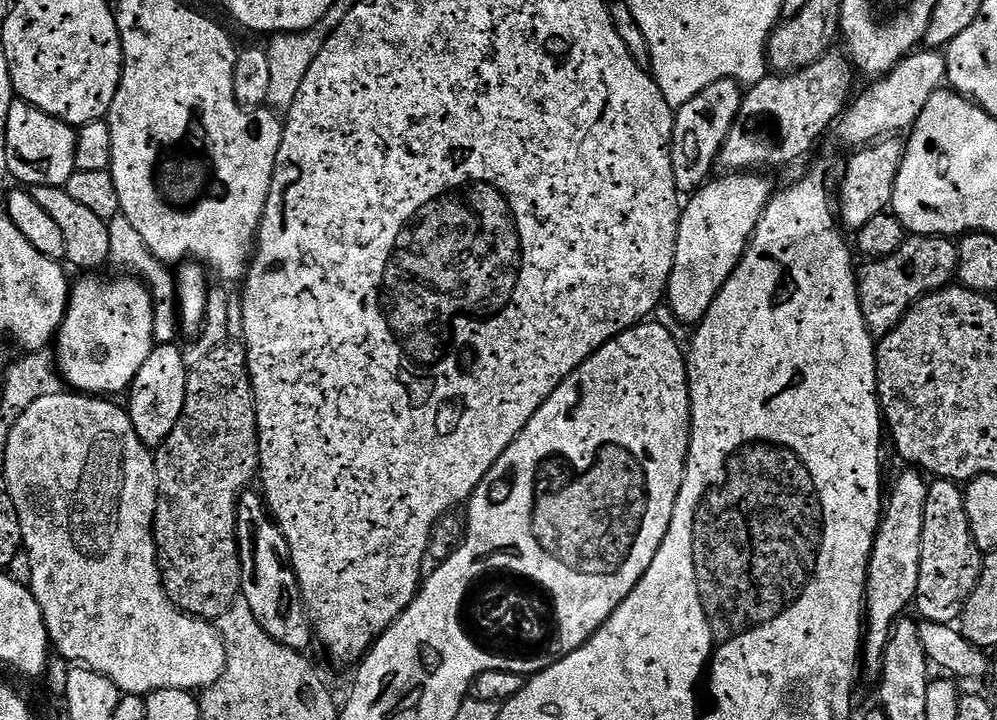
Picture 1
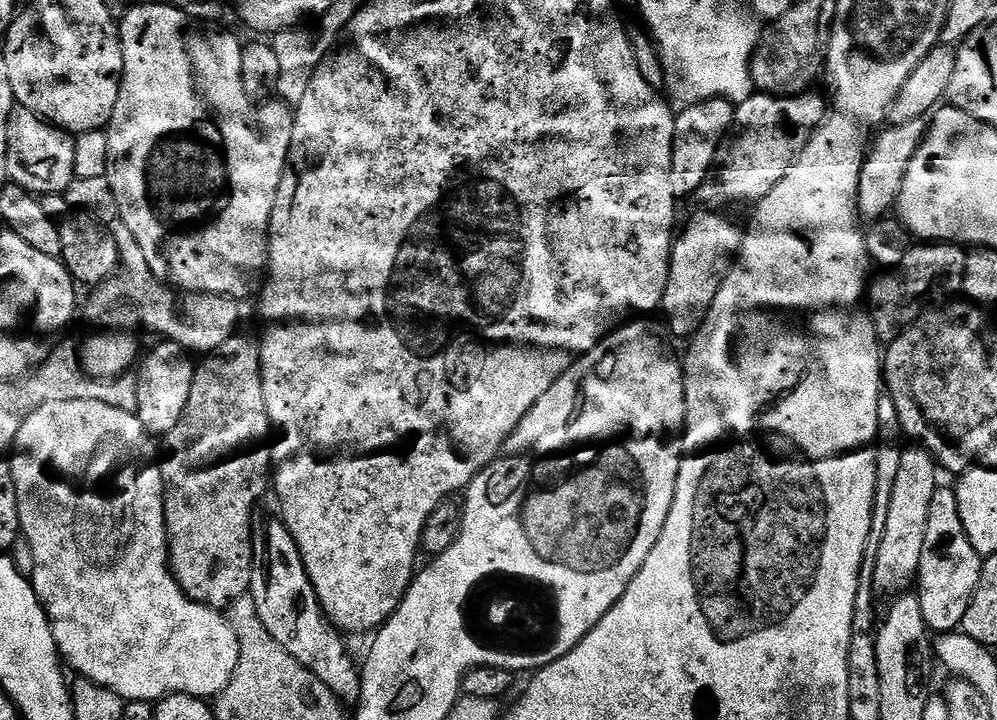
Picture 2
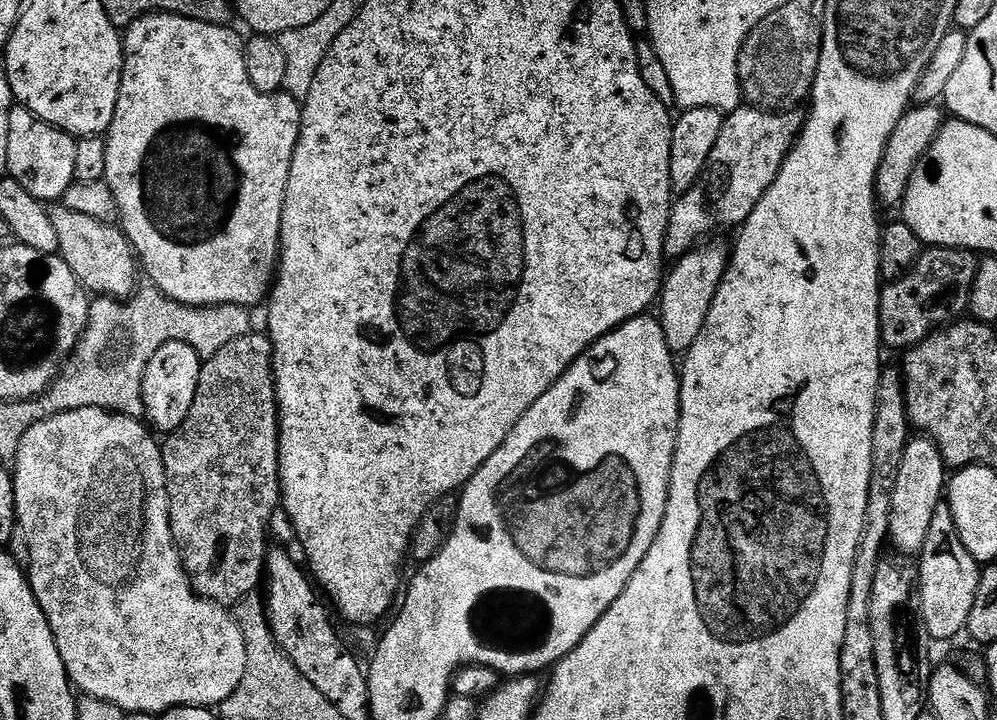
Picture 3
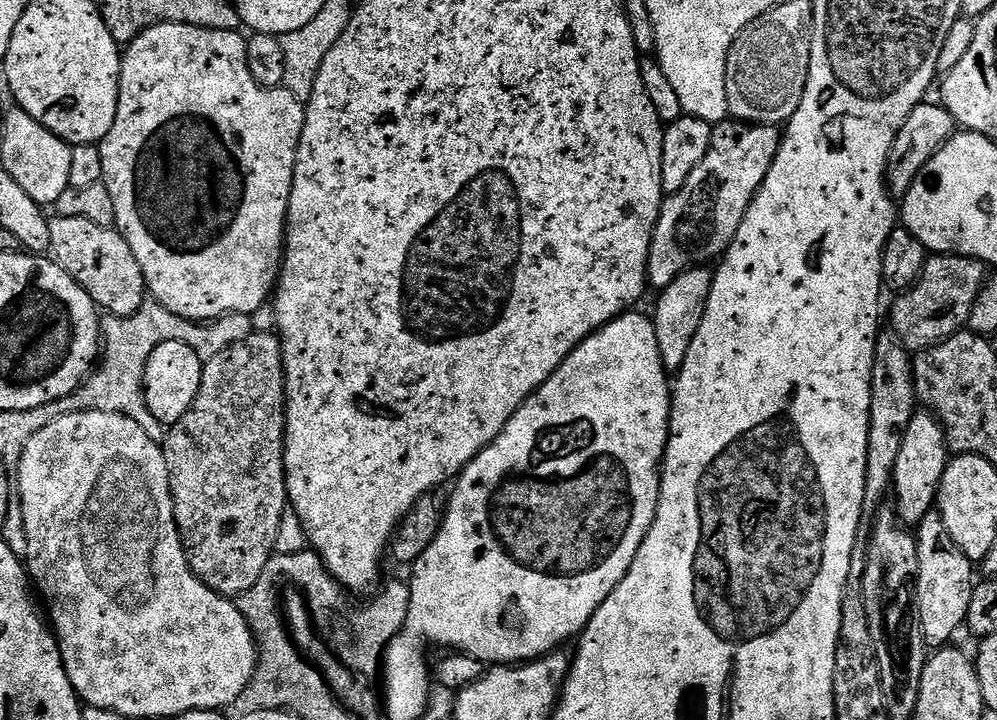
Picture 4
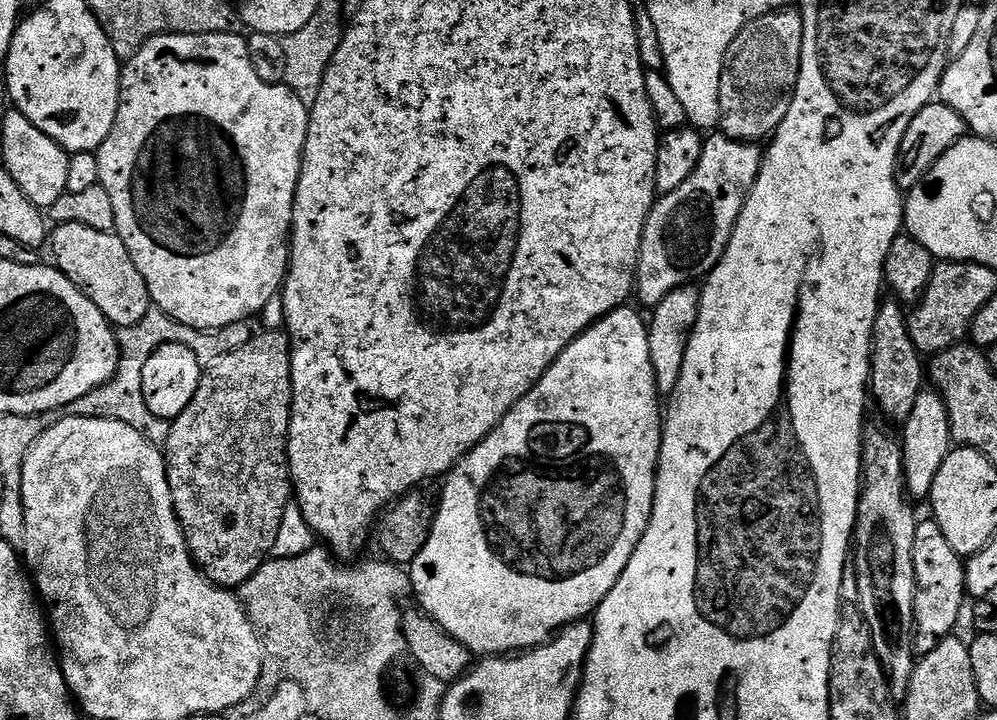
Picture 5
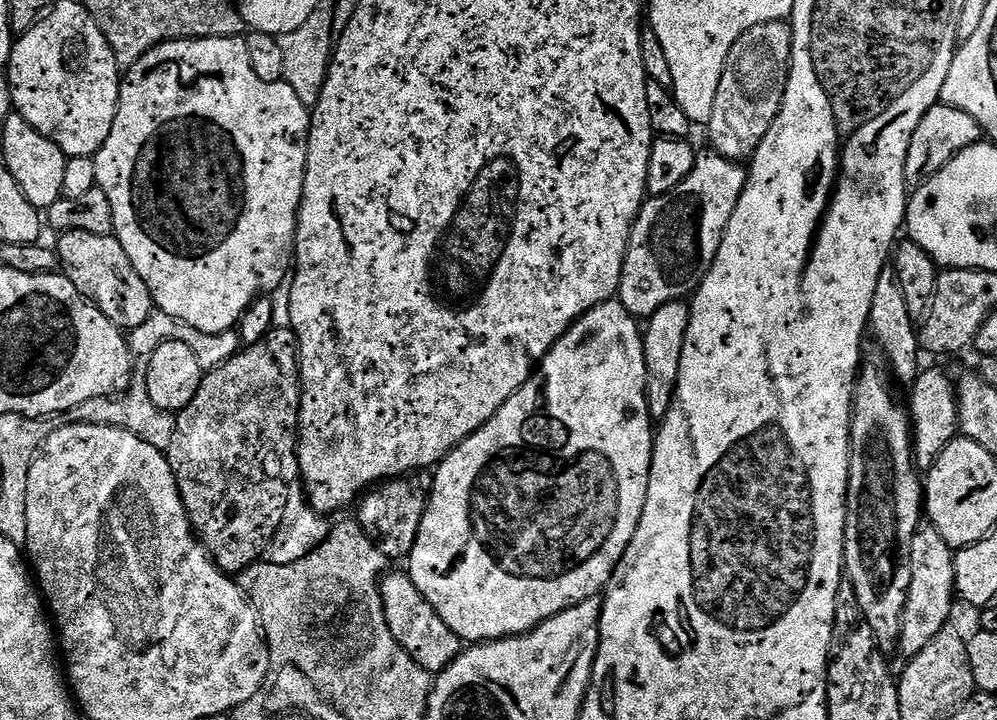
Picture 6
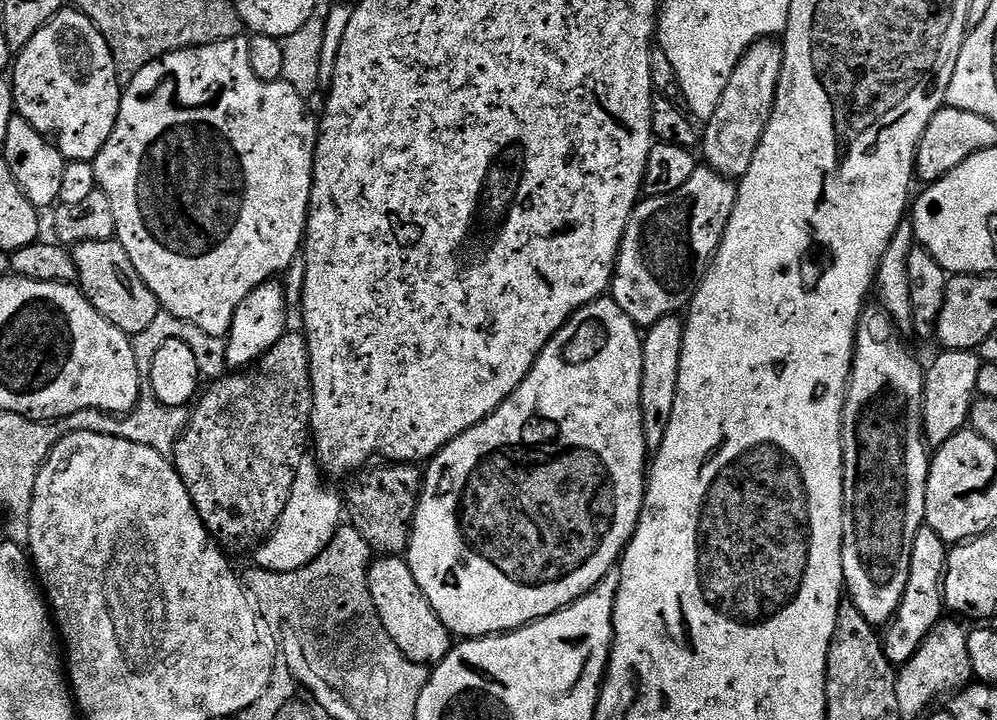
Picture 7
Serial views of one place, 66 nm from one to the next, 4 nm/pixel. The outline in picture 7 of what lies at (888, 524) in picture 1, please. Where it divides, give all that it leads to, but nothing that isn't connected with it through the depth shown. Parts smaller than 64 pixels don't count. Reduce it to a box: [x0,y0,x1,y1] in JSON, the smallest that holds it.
[922,350,981,449]

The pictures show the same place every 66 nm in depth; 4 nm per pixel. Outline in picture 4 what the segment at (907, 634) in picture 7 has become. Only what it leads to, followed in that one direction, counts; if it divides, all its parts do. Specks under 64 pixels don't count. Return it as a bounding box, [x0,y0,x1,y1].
[914,510,974,650]

